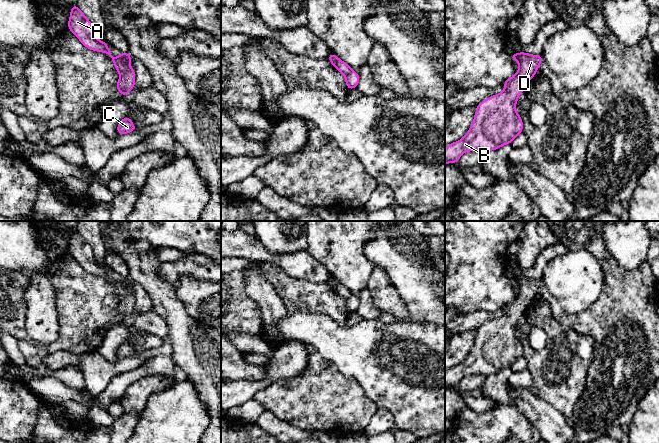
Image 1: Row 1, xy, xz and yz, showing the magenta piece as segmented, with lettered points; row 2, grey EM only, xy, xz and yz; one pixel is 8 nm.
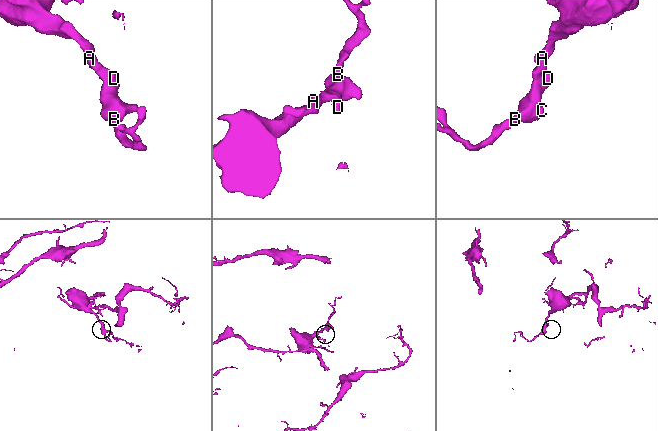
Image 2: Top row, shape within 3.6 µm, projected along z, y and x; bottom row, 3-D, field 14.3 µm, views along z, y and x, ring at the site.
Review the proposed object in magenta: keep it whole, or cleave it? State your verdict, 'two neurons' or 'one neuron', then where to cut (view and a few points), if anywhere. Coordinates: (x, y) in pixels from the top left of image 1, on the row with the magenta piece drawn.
two neurons; cut xy (117, 57), (125, 65), (125, 70), (121, 74)

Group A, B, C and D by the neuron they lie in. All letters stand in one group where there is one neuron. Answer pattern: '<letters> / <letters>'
A / B C D

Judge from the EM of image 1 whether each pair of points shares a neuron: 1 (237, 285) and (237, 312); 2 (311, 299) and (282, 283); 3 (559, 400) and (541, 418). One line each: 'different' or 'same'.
1: same
2: same
3: different

